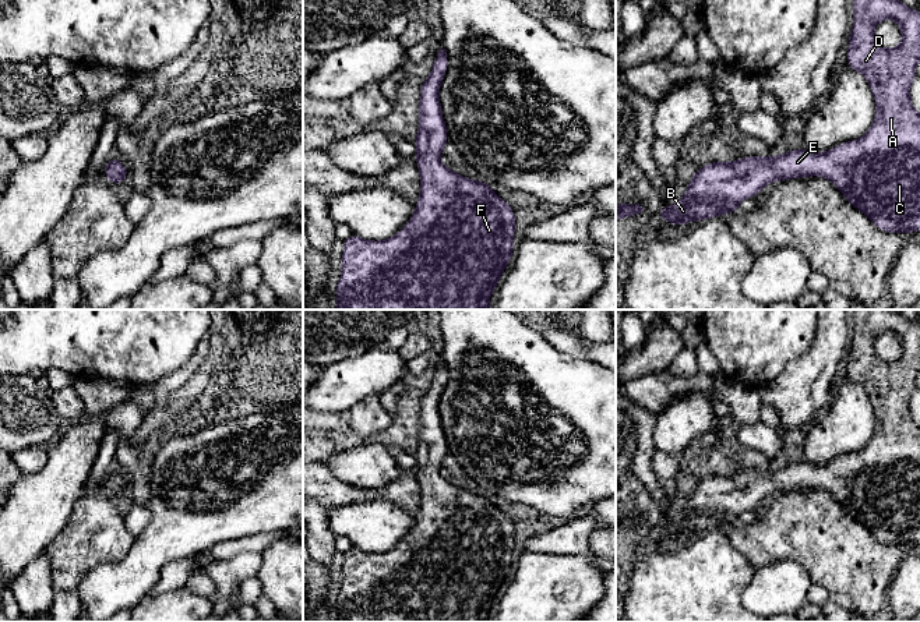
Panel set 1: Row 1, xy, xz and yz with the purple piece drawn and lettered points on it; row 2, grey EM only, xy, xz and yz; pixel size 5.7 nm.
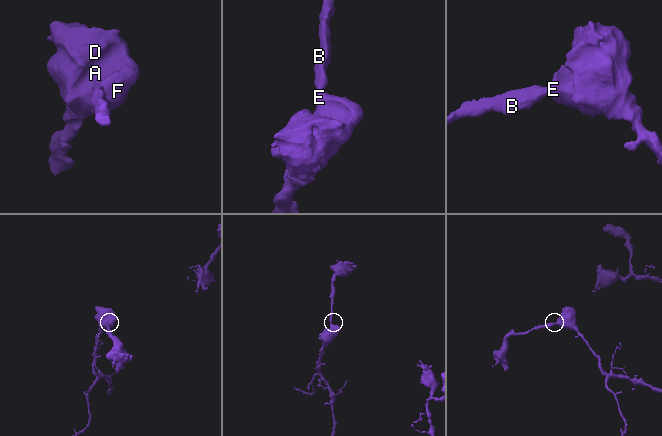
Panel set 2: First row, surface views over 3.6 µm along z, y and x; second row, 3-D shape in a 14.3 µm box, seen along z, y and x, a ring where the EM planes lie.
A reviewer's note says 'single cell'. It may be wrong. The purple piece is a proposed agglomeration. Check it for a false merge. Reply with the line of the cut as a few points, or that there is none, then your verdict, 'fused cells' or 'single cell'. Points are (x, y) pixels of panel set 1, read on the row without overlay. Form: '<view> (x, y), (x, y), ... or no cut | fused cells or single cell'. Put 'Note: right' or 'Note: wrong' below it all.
no cut | single cell
Note: right

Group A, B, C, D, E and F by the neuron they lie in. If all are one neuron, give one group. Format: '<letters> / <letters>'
A B C D E F

